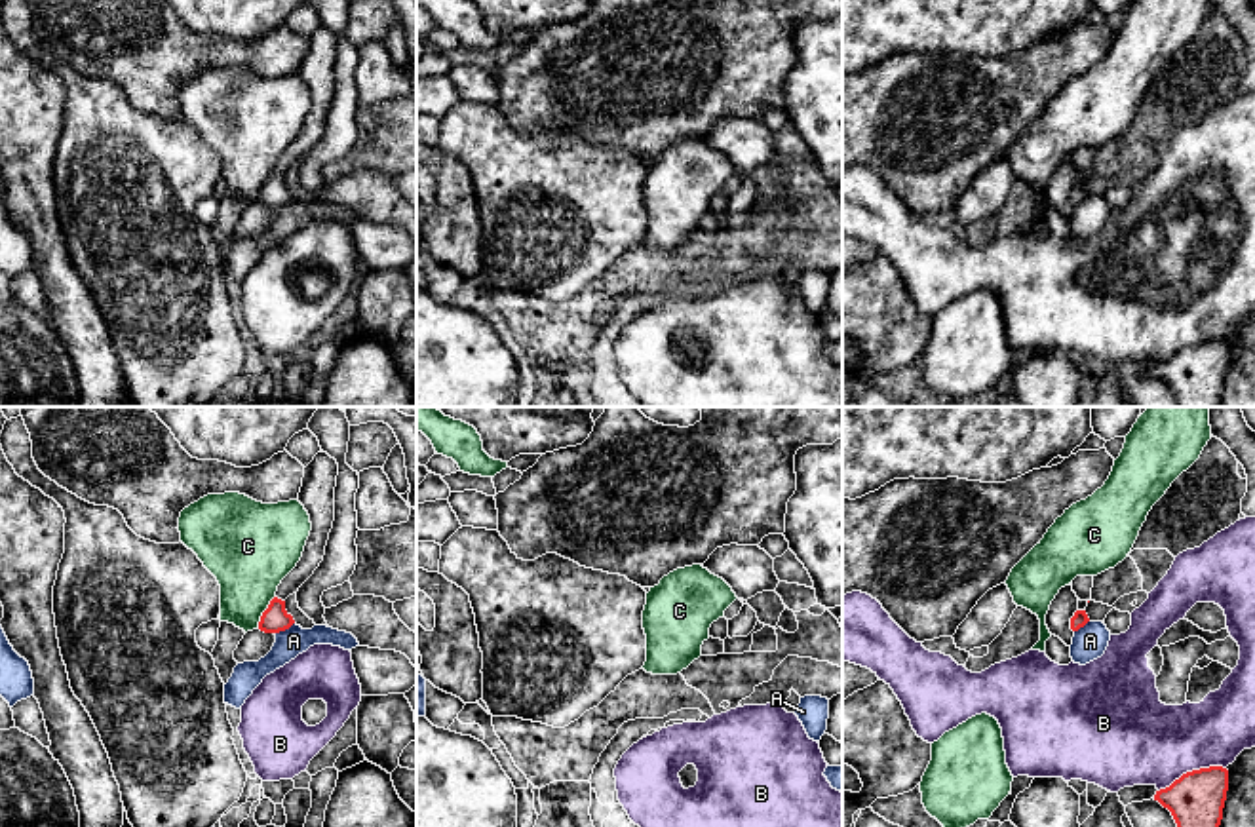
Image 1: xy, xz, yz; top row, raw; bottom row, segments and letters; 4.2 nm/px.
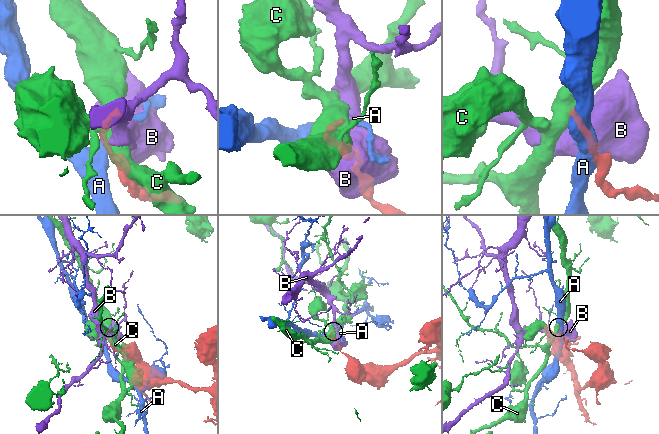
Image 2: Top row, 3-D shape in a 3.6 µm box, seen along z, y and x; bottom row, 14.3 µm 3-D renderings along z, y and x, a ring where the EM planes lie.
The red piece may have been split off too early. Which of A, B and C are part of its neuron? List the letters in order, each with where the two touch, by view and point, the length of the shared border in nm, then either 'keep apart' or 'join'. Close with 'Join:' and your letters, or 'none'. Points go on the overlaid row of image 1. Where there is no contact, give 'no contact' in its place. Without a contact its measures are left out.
A: xy (284, 630) | 100 nm | keep apart
B: yz (1193, 770) | 300 nm | keep apart
C: xy (263, 613) | 160 nm | keep apart
Join: none

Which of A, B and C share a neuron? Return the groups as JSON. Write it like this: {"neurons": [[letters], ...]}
{"neurons": [["A"], ["B"], ["C"]]}

